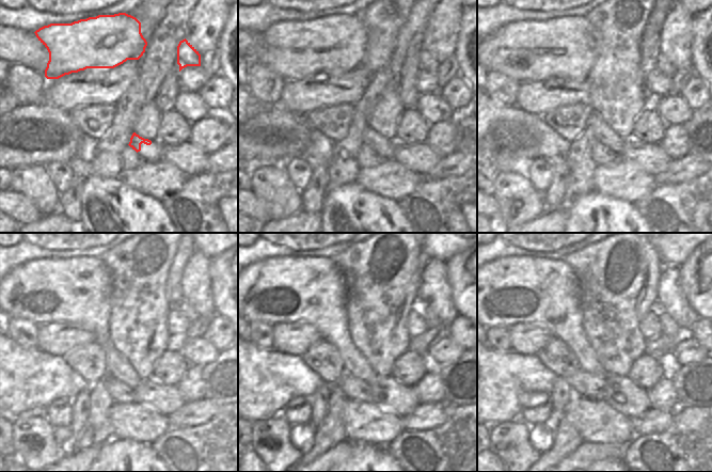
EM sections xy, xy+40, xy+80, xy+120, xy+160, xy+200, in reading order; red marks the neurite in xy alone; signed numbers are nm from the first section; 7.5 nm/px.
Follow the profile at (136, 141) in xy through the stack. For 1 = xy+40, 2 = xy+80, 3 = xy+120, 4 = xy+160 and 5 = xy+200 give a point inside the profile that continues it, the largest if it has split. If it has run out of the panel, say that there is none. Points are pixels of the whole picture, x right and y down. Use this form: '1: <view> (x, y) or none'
1: xy+40 (370, 138)
2: xy+80 (604, 135)
3: xy+120 (78, 290)
4: xy+160 (280, 289)
5: xy+200 (512, 289)

